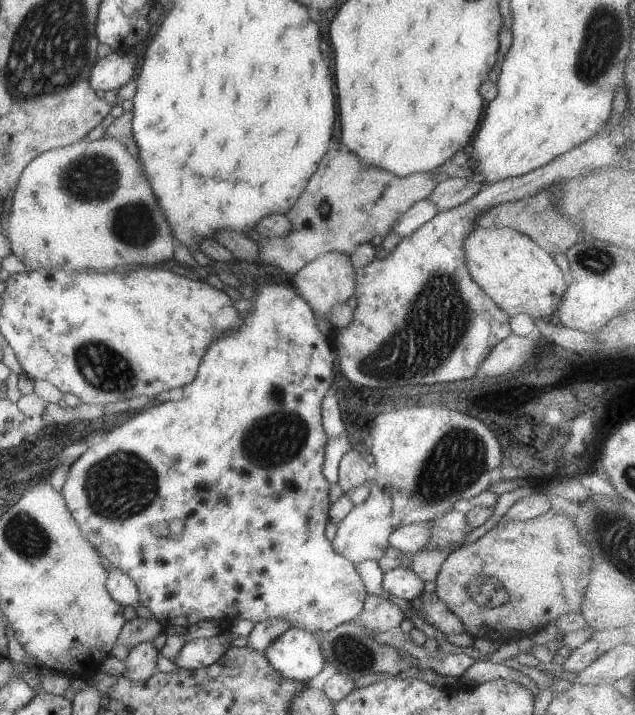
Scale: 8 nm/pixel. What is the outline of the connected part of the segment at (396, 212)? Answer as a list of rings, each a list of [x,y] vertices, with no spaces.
[[[330,146],[304,192],[285,214],[292,222],[290,234],[282,238],[264,237],[258,242],[258,263],[276,266],[291,277],[305,264],[328,252],[351,256],[360,244],[371,242],[378,234],[385,237],[390,233],[404,212],[419,200],[428,198],[438,186],[432,172],[416,172],[402,178],[378,166],[366,168],[358,154],[338,150],[345,149]]]

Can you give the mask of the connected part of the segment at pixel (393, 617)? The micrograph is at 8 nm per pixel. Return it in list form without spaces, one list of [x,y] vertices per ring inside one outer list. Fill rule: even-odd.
[[[368,594],[357,621],[372,632],[386,632],[405,620],[404,611],[392,599]]]

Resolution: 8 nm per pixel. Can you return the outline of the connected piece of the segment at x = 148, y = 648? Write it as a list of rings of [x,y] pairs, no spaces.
[[[152,640],[138,642],[136,646],[132,646],[132,650],[129,650],[128,656],[125,658],[126,672],[123,677],[132,682],[148,680],[150,676],[158,672],[159,657],[159,650],[156,649]]]

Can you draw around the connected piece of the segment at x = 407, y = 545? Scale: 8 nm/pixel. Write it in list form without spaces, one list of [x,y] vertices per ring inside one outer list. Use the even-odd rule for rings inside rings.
[[[434,519],[420,522],[420,524],[399,526],[390,533],[389,546],[403,553],[416,554],[428,544],[428,538],[432,534],[430,524],[434,524]]]

